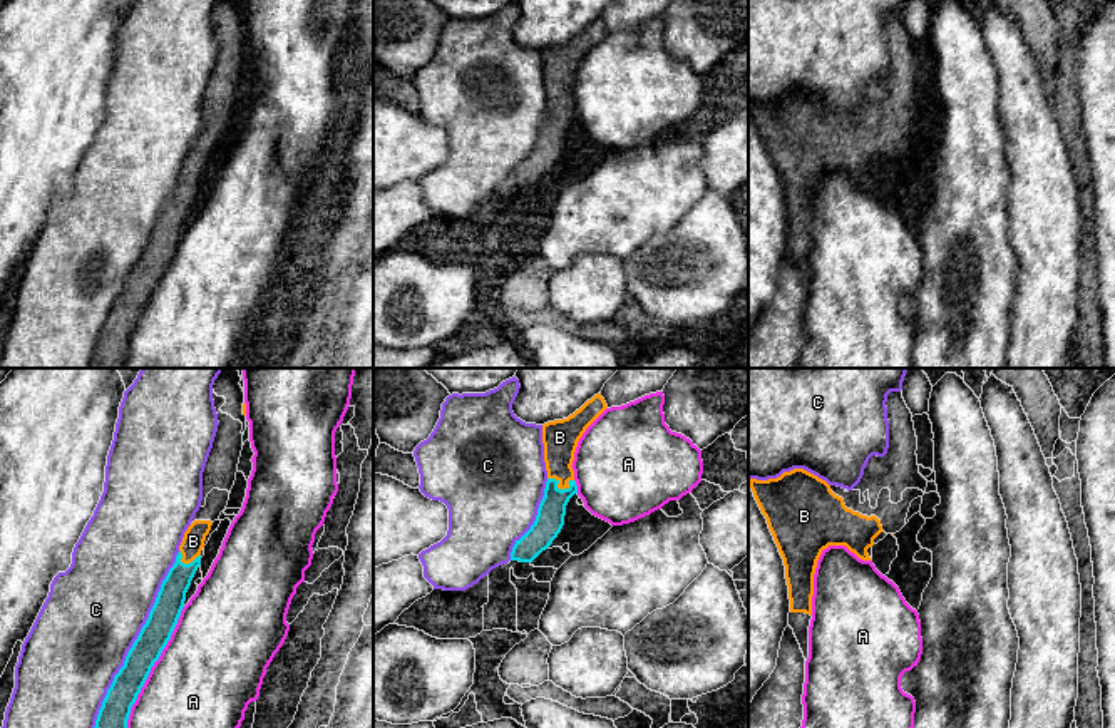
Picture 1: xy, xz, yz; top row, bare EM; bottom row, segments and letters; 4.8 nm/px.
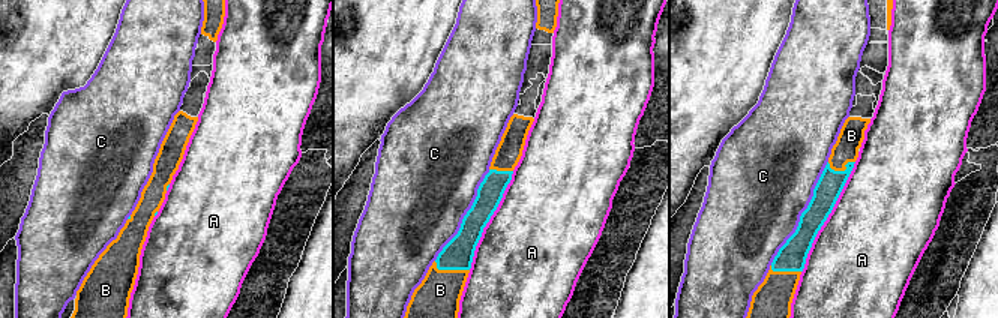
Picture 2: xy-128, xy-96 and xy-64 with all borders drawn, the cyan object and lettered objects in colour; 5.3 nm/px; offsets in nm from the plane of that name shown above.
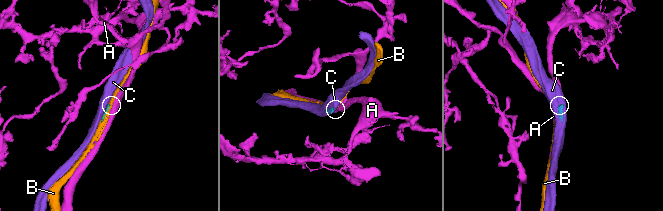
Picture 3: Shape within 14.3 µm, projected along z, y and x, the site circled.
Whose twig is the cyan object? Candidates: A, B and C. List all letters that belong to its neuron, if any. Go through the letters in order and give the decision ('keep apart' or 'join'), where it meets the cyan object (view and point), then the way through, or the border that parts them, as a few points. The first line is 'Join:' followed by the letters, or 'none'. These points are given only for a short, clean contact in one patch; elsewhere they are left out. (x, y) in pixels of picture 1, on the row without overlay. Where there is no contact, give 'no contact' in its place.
Join: B
A: keep apart; contact xy (148, 300)
B: join; contact xz (560, 114)
C: keep apart; contact xy (133, 271)

